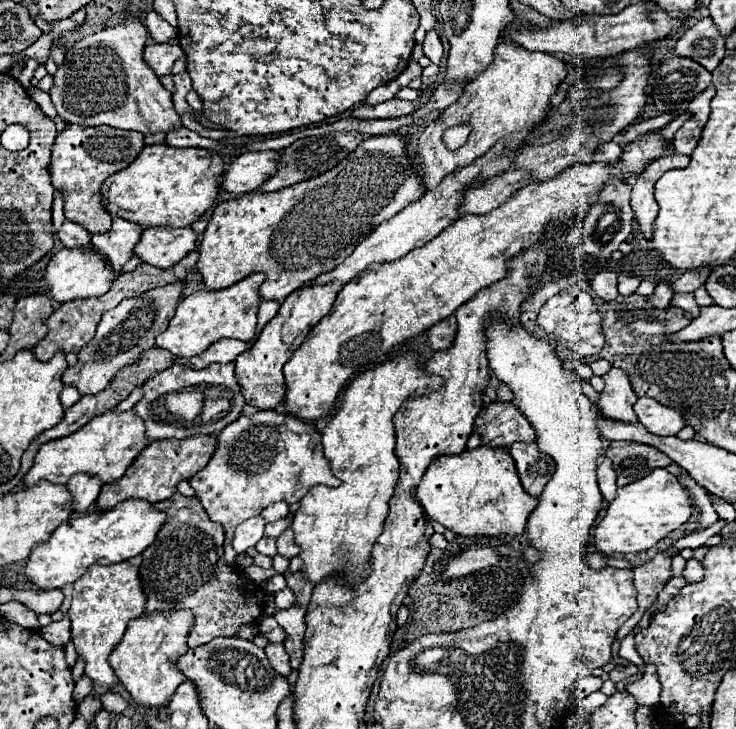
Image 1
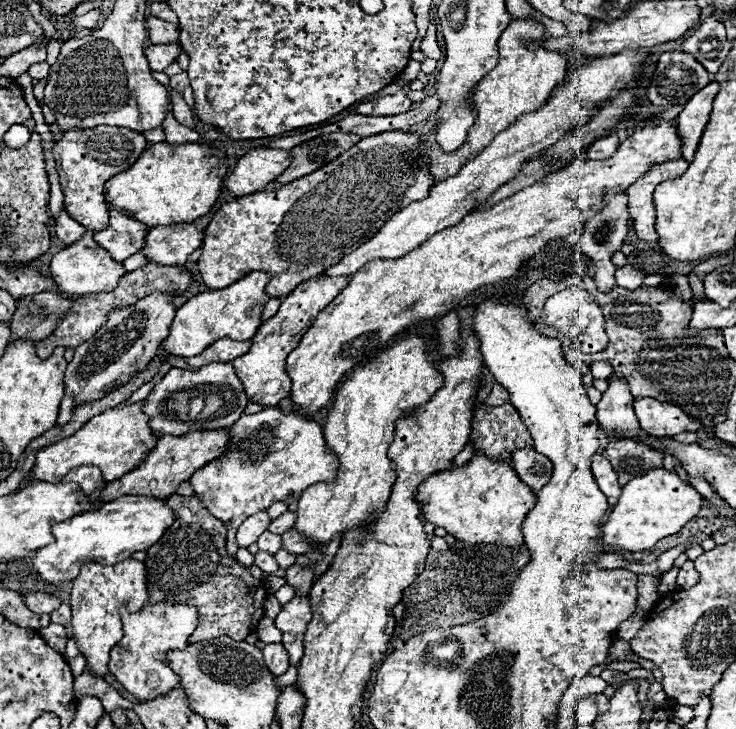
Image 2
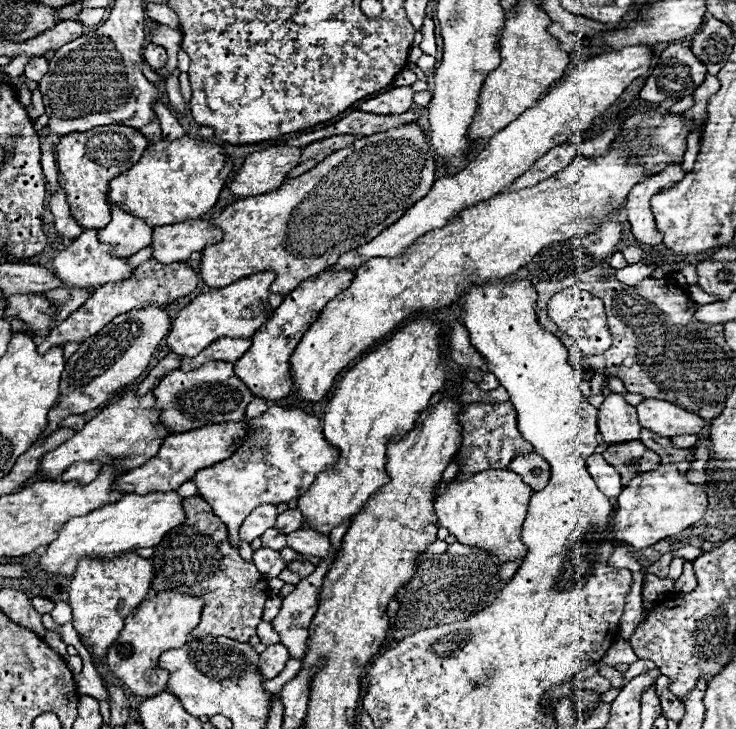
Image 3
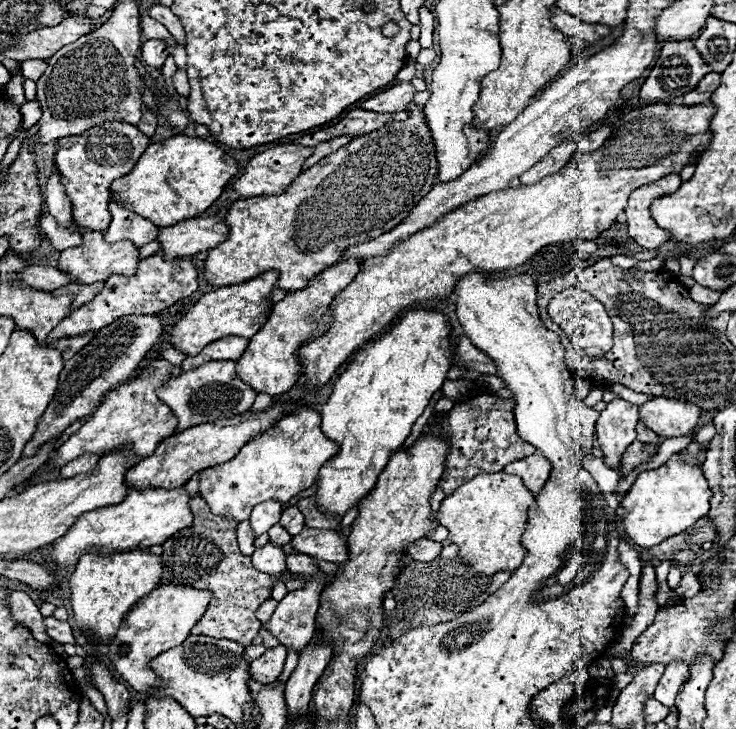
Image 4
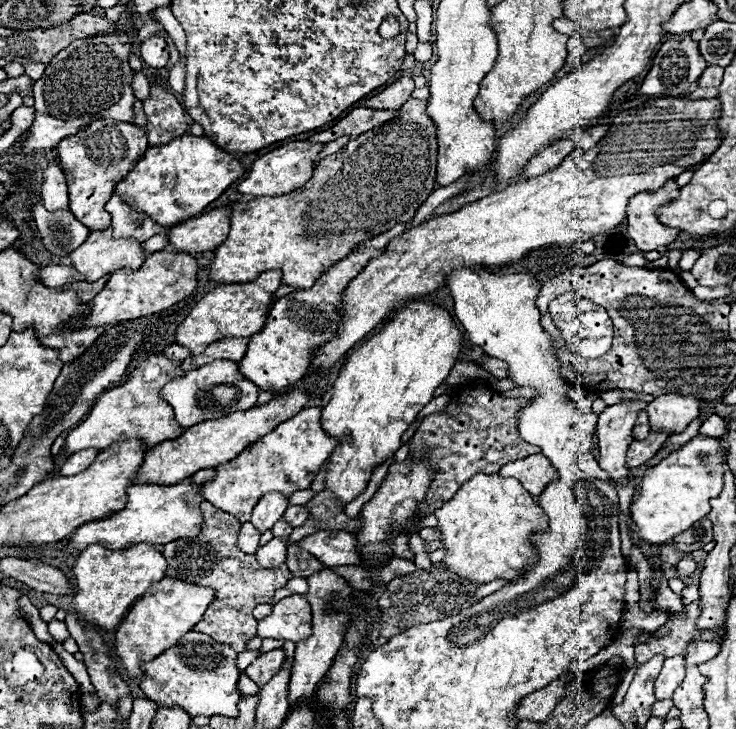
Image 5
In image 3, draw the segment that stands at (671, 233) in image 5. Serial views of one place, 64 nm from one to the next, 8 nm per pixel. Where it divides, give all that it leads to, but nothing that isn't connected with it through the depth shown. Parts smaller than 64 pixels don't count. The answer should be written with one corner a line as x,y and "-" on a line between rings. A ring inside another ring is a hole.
670,164
670,166
666,166
664,172
650,176
648,180
636,184
630,190
628,200
626,200
626,212
628,212
630,230
640,244
648,244
648,246
662,244
664,236
656,230
654,216
650,212
650,198
654,194
662,192
664,188
672,188
674,184
678,184
678,180
682,180
682,176
684,176
684,172
682,172
680,164

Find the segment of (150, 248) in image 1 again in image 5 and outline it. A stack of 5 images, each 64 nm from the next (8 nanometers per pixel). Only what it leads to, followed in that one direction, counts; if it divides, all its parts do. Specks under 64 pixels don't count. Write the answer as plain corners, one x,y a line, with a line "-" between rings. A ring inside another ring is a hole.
218,206
208,214
190,218
170,228
170,248
182,252
206,252
216,250
230,230
230,208

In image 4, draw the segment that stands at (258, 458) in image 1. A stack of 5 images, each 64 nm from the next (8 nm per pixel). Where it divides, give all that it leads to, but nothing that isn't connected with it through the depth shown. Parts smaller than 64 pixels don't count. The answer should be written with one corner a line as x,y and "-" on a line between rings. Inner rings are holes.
302,408
278,420
268,432
250,440
236,458
200,472
200,496
208,502
214,514
232,516
236,520
248,520
250,512
262,500
277,497
288,502
292,496
310,488
320,468
338,452
338,444
328,440
320,430
320,414
316,410
-
214,484
224,484
214,492

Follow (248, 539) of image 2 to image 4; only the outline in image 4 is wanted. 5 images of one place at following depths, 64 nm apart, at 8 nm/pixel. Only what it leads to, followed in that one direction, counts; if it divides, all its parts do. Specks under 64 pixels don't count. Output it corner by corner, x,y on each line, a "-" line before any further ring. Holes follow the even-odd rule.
266,500
266,502
258,504
258,506
254,506
252,516
250,516
252,532
256,536
268,532
274,524
278,524
282,512
284,512
284,508
282,508
282,502
278,502
278,500

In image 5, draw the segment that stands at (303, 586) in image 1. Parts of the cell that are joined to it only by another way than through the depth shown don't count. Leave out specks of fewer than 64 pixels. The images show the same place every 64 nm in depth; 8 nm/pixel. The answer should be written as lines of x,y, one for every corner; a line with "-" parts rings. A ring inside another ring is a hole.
292,542
288,546
286,566
290,568
290,572
294,576
302,576
302,578
308,578
310,574
314,574
314,572
318,572
318,570
324,568
324,564
320,560
316,560
310,552
306,552
304,548
300,548
298,542

